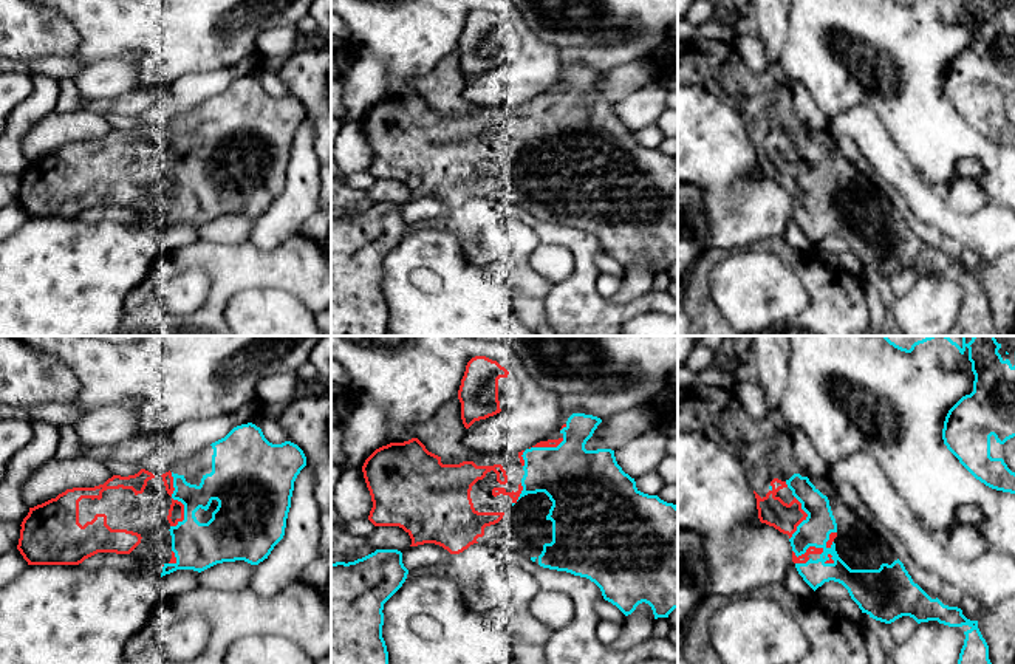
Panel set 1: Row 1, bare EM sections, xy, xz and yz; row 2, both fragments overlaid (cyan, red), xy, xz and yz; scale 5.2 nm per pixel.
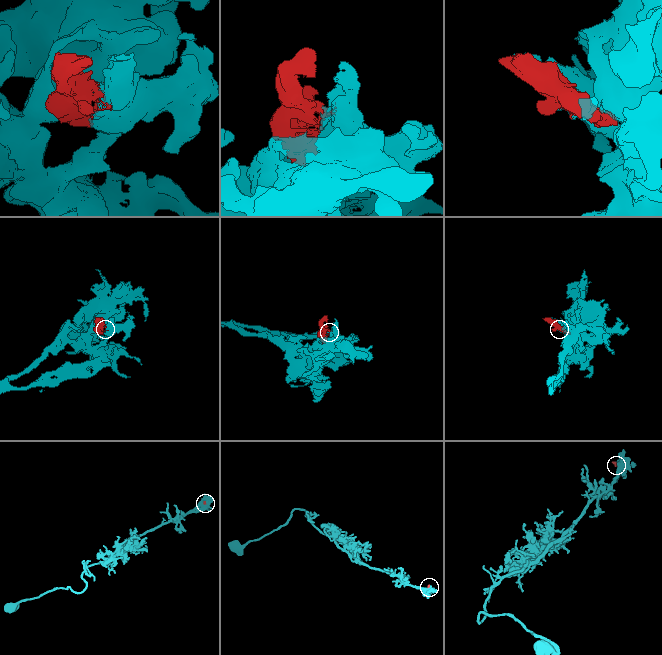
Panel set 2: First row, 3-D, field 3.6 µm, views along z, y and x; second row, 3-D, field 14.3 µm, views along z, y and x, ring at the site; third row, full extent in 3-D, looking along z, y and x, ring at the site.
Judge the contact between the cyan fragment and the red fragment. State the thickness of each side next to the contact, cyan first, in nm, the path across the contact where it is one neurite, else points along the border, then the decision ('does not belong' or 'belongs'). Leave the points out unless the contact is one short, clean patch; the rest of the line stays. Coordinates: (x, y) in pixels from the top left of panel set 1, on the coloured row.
160/50 nm | belongs

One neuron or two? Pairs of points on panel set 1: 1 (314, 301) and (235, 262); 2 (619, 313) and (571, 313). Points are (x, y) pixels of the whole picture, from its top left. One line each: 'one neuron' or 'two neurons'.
1: one neuron
2: one neuron

